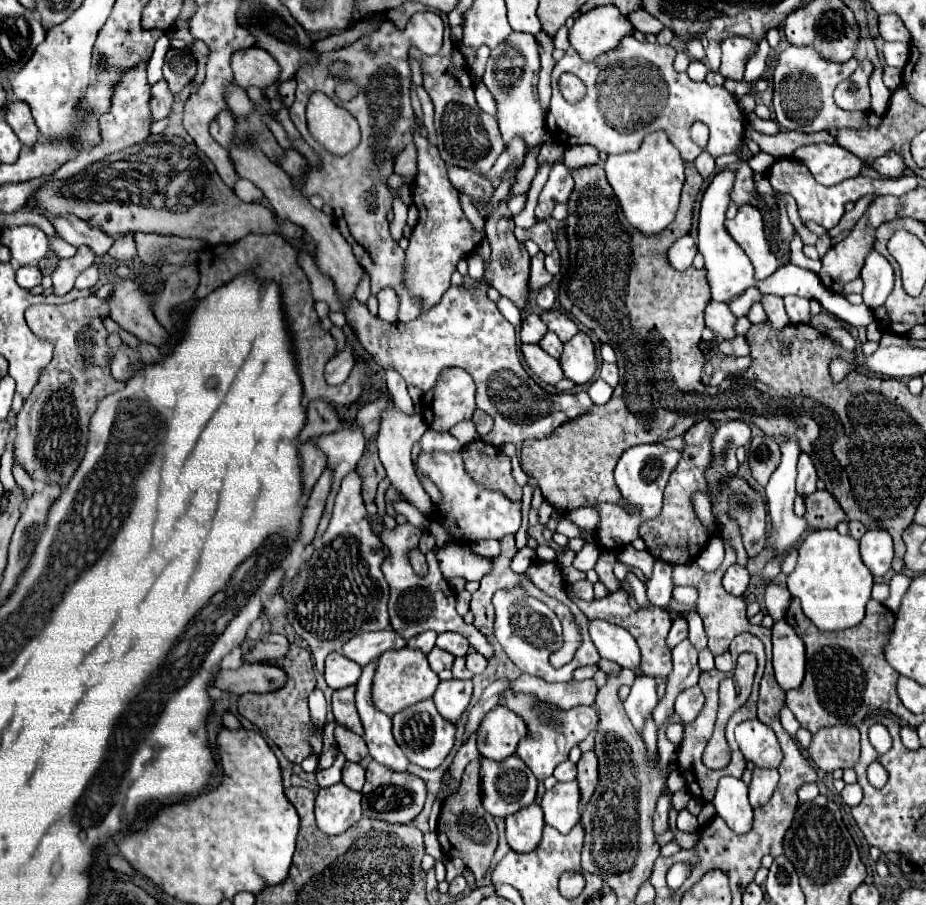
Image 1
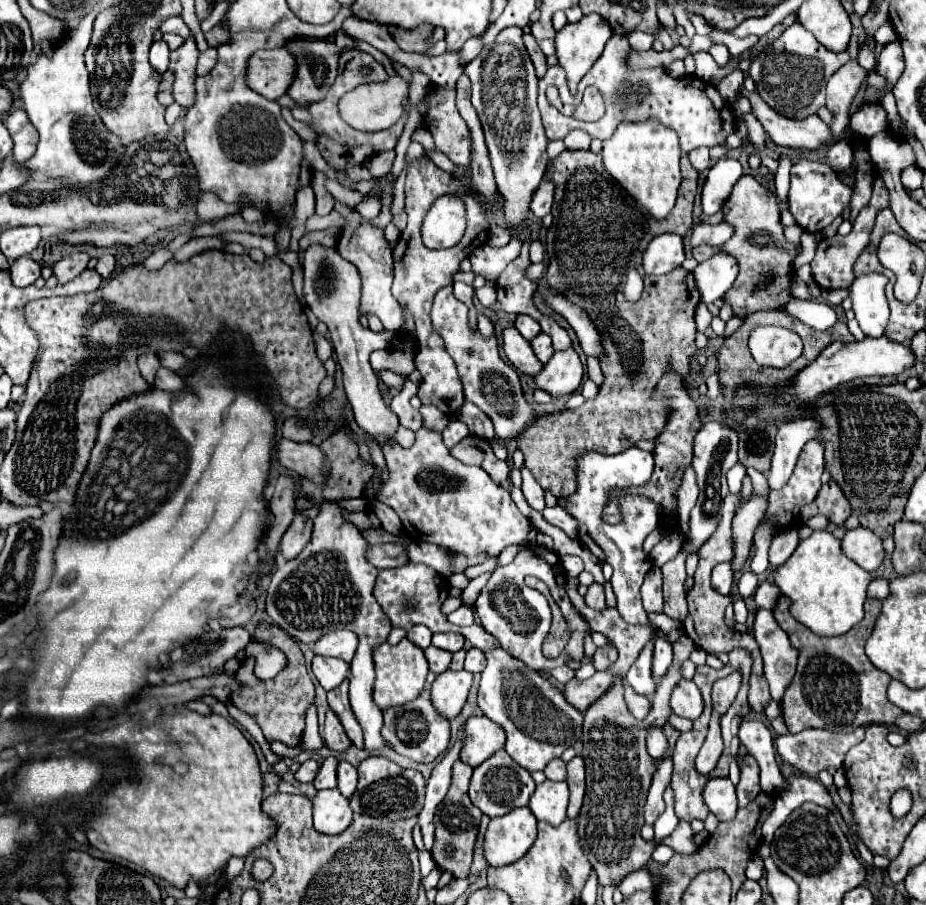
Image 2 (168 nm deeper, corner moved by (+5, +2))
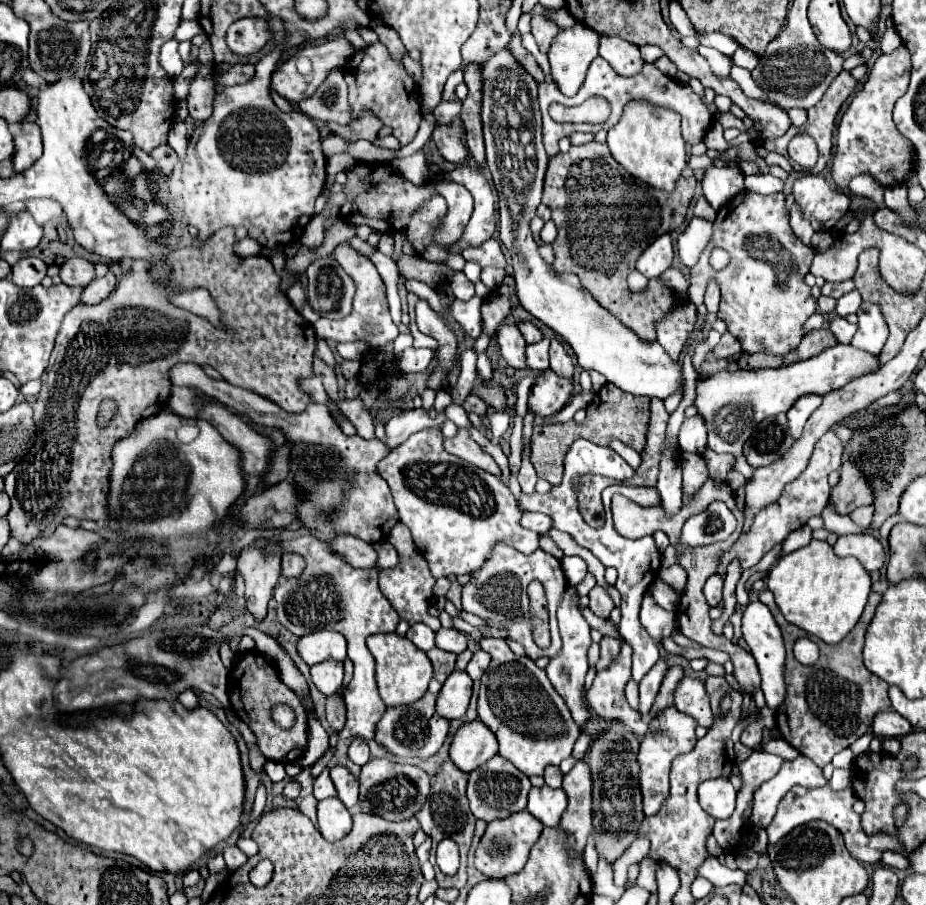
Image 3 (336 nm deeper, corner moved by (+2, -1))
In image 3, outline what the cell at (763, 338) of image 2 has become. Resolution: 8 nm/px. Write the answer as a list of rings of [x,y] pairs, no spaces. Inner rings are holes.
[[[738,193],[738,197],[718,211],[712,235],[714,237],[702,251],[700,261],[690,269],[690,301],[702,305],[706,283],[716,279],[722,289],[718,317],[726,321],[728,331],[742,343],[742,351],[786,355],[798,349],[802,341],[802,325],[816,313],[816,299],[804,283],[804,275],[810,271],[816,251],[808,249],[794,237],[784,209],[784,193]],[[714,247],[730,253],[730,263],[722,271],[712,271],[708,261]]]

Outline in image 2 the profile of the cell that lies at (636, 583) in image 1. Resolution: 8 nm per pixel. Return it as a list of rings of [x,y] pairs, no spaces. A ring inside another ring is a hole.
[[[649,614],[649,618],[651,618],[651,624],[653,624],[657,630],[661,630],[671,644],[675,644],[675,642],[681,638],[683,630],[681,630],[681,624],[679,624],[679,622],[671,620],[671,618],[665,616],[665,614]]]

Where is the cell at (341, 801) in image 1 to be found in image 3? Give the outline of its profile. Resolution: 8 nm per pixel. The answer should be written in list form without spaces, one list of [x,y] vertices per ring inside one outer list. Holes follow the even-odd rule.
[[[338,797],[318,803],[318,829],[326,841],[338,841],[352,829],[352,817]]]

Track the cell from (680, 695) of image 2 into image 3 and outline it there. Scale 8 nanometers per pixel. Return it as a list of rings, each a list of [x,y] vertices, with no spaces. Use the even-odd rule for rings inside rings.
[[[684,677],[674,693],[674,705],[678,711],[694,717],[698,725],[710,727],[712,725],[712,711],[708,703],[708,695],[704,691],[704,683],[692,677]]]

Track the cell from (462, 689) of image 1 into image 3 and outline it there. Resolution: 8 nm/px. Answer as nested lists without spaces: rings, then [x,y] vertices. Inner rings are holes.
[[[454,671],[442,685],[438,699],[436,699],[436,711],[440,717],[446,719],[460,719],[466,709],[472,695],[472,679],[466,671]]]

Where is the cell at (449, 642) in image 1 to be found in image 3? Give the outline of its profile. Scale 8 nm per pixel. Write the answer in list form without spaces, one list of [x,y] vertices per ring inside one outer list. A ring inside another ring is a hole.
[[[440,629],[436,633],[436,647],[458,655],[466,649],[466,635],[458,629]]]

